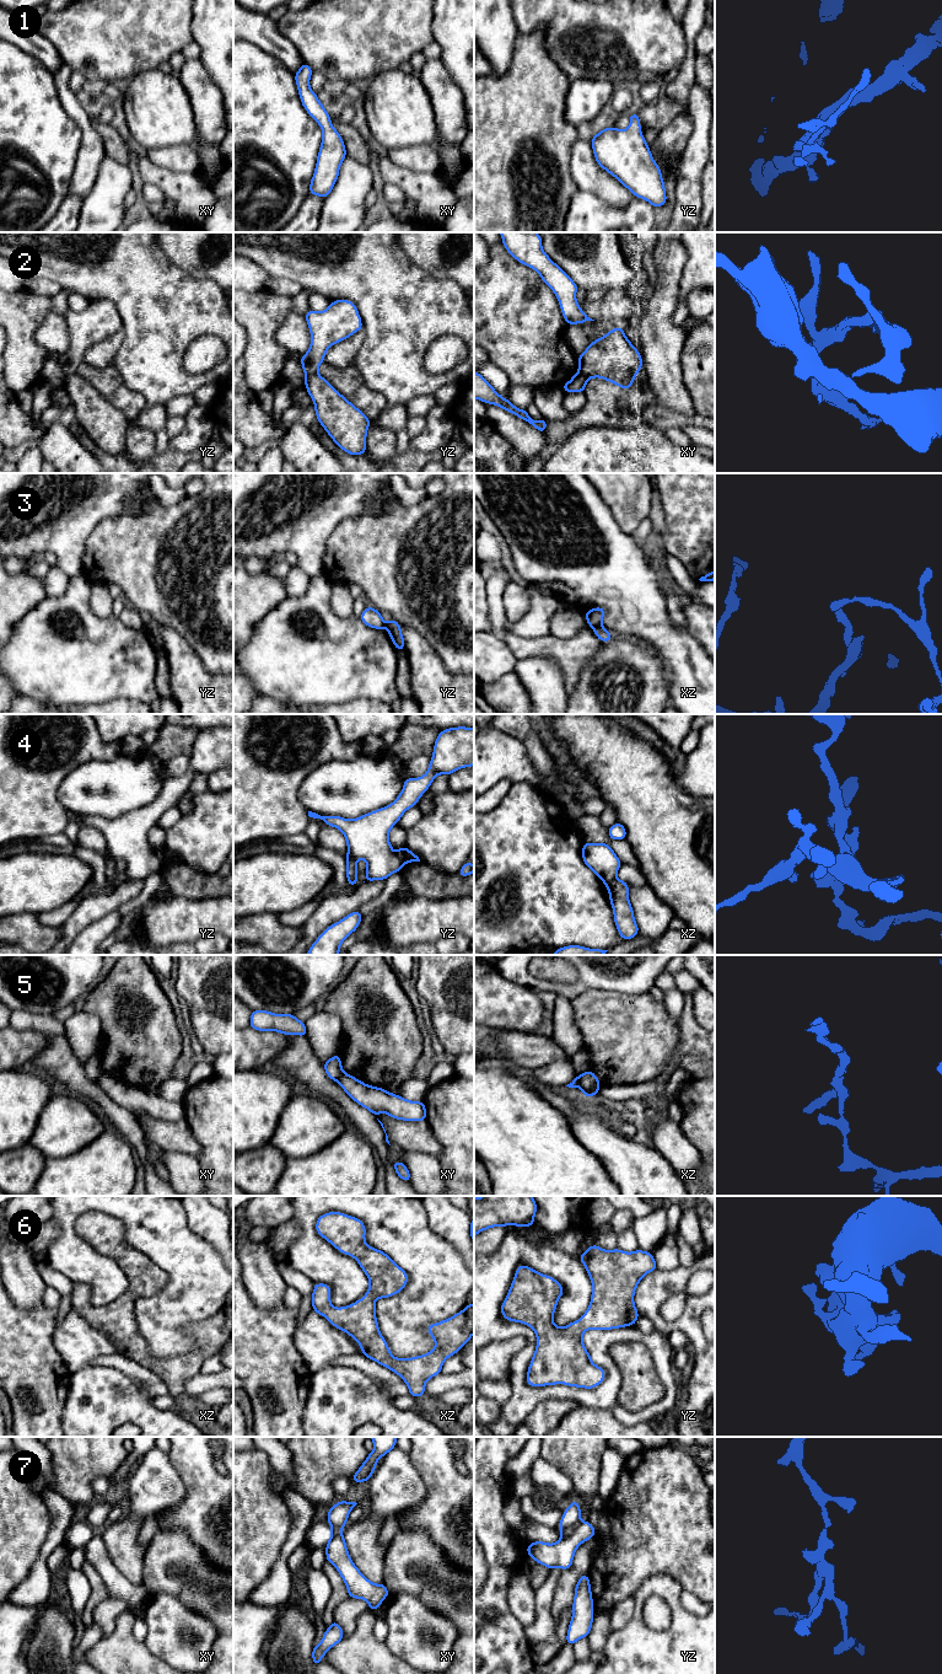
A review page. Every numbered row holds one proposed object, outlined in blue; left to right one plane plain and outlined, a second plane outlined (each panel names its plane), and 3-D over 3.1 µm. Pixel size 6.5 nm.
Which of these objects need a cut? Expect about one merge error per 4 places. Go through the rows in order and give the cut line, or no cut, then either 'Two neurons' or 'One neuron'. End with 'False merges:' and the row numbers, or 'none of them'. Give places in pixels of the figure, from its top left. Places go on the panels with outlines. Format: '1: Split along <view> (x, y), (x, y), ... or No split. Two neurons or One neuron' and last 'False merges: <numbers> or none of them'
1: No split. One neuron
2: Split along yz (316, 371), (306, 375). Two neurons
3: Split along xz (599, 624), (593, 628). Two neurons
4: Split along yz (396, 852), (396, 856), (403, 864). Two neurons
5: Split along xy (343, 1072), (337, 1080). Two neurons
6: No split. One neuron
7: No split. One neuron
False merges: 2, 3, 4, 5

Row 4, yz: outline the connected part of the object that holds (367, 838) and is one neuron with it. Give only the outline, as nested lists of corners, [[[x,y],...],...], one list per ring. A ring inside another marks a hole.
[[[450,728],[440,731],[436,739],[427,772],[419,778],[405,778],[400,794],[388,806],[377,809],[354,820],[348,820],[340,816],[321,816],[316,812],[308,811],[309,817],[321,819],[325,825],[337,827],[344,833],[348,843],[348,855],[345,857],[348,884],[352,887],[357,884],[359,873],[356,869],[356,862],[359,859],[365,859],[367,864],[365,881],[386,880],[389,875],[400,871],[403,864],[398,859],[397,853],[393,852],[388,838],[391,828],[397,825],[408,809],[416,805],[420,796],[427,792],[437,774],[450,776],[459,768],[470,766],[474,766],[474,728]]]

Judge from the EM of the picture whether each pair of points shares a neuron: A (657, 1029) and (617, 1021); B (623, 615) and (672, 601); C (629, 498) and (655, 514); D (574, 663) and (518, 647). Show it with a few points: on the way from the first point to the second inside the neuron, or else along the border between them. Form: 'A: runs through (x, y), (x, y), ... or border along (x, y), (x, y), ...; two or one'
A: runs through (647, 1029), (626, 1029); one
B: border along (658, 574), (662, 581), (667, 613), (681, 627); two
C: border along (653, 488), (650, 513), (646, 516); two
D: runs through (560, 649), (532, 647); one

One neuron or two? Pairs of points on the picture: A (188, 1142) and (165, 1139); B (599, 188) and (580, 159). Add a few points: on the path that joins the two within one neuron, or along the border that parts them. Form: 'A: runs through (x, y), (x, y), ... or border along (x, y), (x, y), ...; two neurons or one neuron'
A: runs through (182, 1139), (171, 1139); one neuron
B: runs through (596, 181), (583, 166); one neuron

